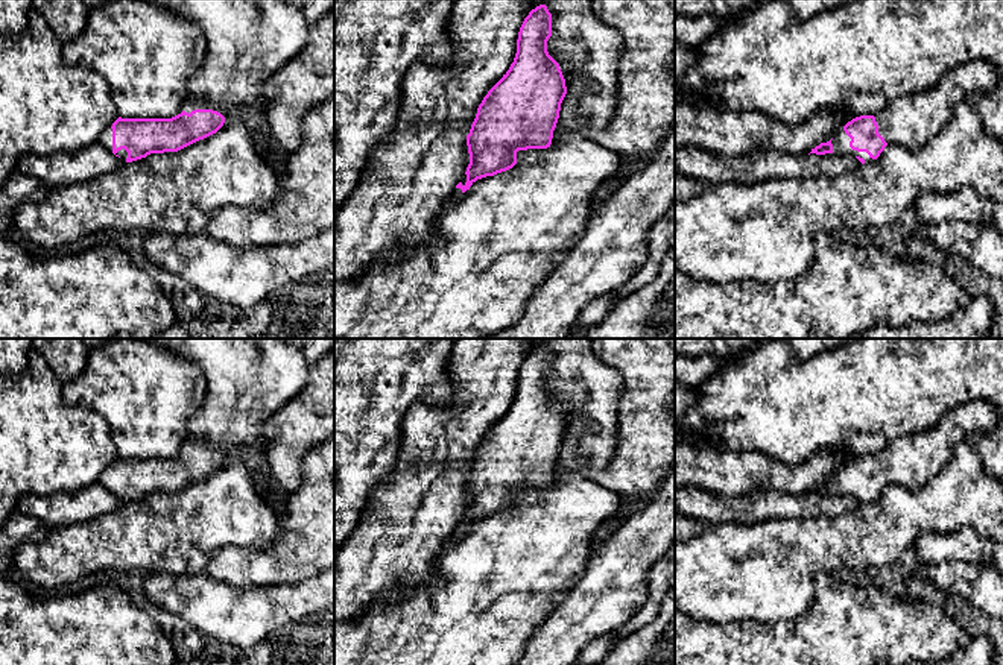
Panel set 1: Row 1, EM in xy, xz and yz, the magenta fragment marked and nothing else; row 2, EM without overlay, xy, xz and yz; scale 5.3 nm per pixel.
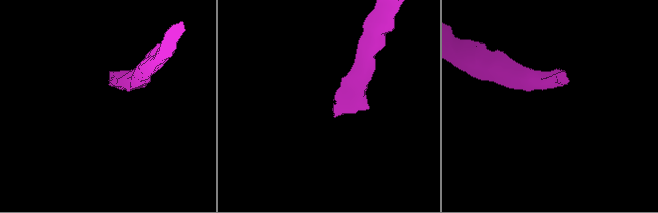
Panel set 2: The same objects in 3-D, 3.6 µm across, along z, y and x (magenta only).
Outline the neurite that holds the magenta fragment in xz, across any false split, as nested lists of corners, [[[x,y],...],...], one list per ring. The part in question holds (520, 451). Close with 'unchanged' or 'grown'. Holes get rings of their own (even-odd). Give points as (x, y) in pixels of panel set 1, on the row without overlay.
[[[539,345],[524,358],[509,410],[488,431],[467,475],[470,504],[462,522],[442,544],[436,559],[482,518],[517,504],[517,492],[552,484],[567,434],[559,404],[549,395],[552,354]]]; grown

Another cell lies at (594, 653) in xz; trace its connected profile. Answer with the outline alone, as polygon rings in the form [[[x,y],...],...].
[[[617,633],[603,635],[593,642],[590,642],[581,653],[576,665],[599,665],[605,660],[609,651],[614,648],[614,639]]]

